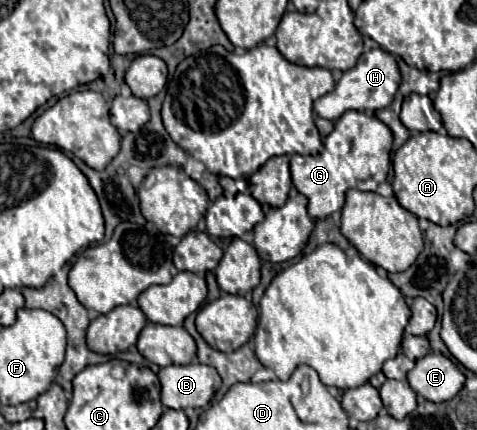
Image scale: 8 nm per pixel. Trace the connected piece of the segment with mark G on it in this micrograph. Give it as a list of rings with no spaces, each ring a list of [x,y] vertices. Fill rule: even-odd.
[[[347,111],[335,121],[335,127],[325,137],[325,143],[322,144],[321,138],[321,145],[323,151],[317,155],[288,155],[293,185],[309,199],[307,209],[313,219],[325,219],[339,211],[343,207],[347,189],[357,187],[361,191],[375,191],[377,185],[387,179],[393,137],[387,125],[383,125],[377,117],[359,111]]]

